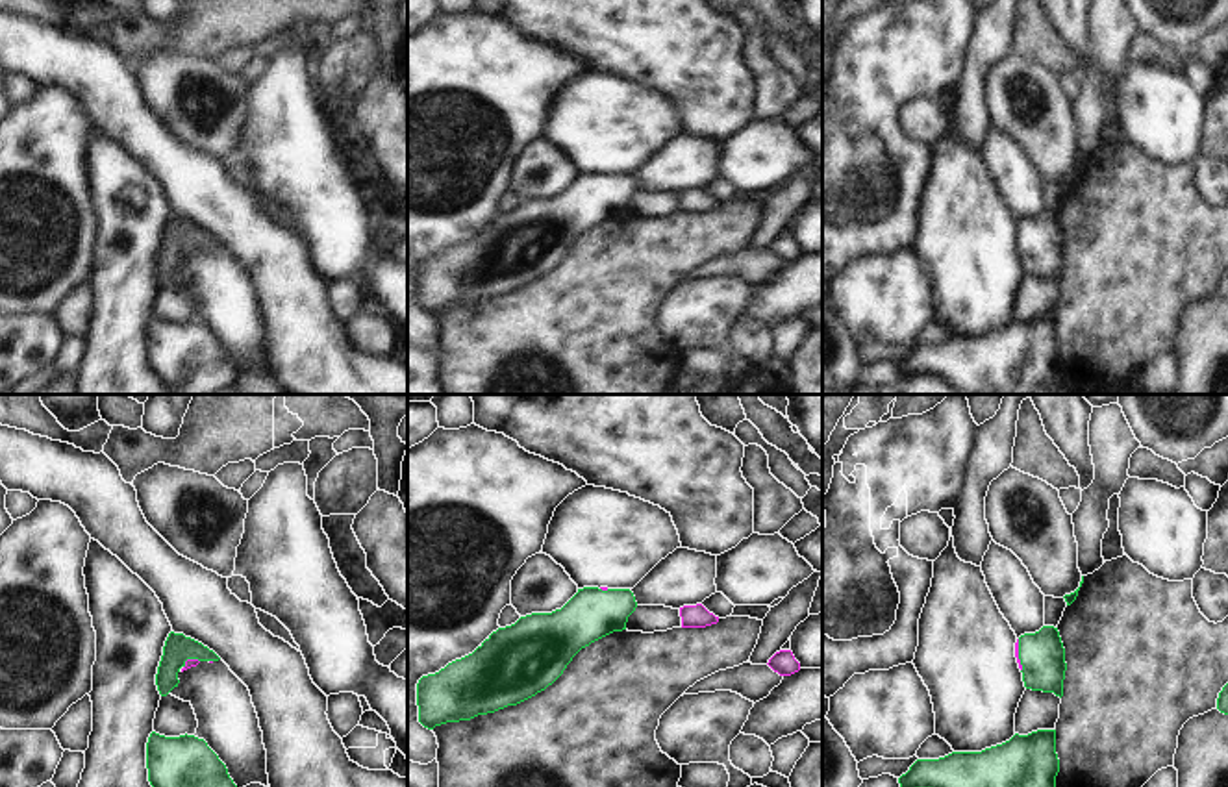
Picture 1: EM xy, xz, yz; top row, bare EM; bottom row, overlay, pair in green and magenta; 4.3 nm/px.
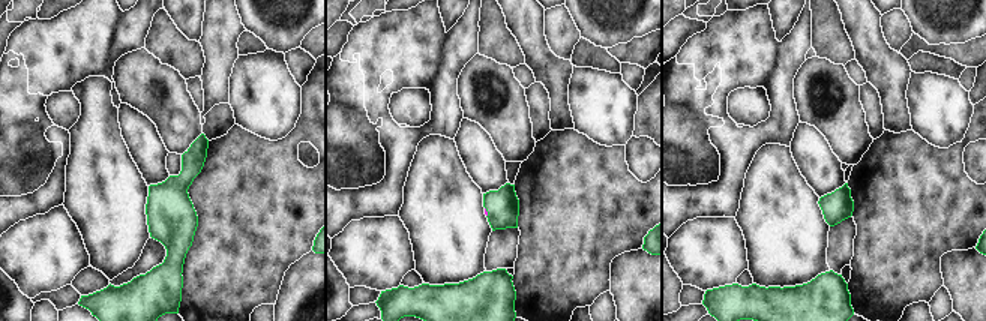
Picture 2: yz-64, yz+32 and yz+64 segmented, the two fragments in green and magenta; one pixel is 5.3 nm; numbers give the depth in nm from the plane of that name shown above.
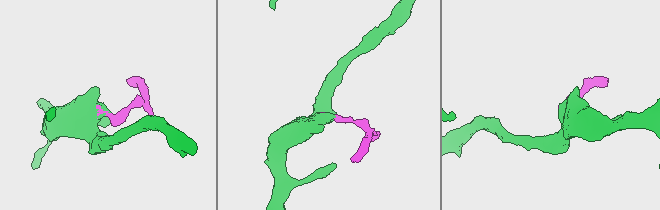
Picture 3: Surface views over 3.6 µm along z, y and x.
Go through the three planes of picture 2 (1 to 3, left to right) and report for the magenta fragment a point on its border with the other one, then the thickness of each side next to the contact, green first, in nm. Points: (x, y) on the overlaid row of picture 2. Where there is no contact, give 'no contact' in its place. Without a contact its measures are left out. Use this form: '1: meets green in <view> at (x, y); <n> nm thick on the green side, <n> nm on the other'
1: no contact
2: meets green in yz+32 at (486, 210); 180 nm thick on the green side, 20 nm on the other
3: no contact

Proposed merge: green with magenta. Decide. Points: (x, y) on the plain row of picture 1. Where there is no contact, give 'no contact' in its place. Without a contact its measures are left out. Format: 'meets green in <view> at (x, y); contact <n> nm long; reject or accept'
meets green in yz at (1019, 241); contact 140 nm long; accept

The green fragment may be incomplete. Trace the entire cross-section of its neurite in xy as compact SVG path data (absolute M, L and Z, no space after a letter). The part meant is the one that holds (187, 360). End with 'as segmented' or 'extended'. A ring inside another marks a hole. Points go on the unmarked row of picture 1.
M152 317L146 354L150 370L170 394L215 394L237 385L237 370L226 350L194 320L165 322Z; as segmented

